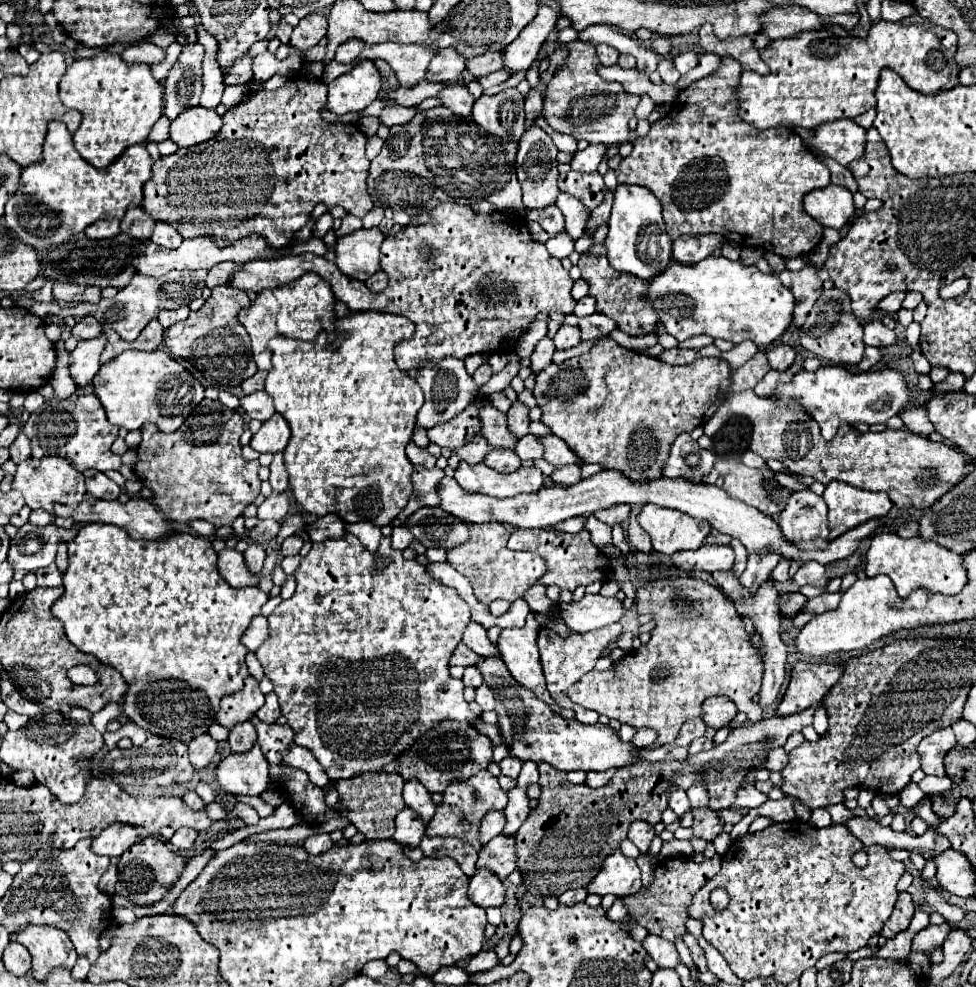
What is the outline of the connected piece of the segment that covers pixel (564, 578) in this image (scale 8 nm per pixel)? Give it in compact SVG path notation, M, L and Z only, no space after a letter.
M516 529L508 539L508 547L514 551L532 551L546 561L546 573L540 579L544 585L558 585L560 589L574 591L578 585L590 585L598 579L606 581L612 577L612 565L608 557L594 547L586 529L574 535L556 529Z

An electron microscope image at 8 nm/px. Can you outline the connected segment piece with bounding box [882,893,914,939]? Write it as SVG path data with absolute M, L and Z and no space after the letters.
M900 893L900 895L898 895L898 901L896 901L896 905L894 905L894 911L892 911L892 915L890 915L890 919L884 923L882 935L884 935L886 939L892 939L896 933L908 929L912 915L914 915L914 905L912 905L910 893Z

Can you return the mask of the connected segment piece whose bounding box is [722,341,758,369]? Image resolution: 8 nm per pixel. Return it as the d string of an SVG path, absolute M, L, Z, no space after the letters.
M744 341L744 343L734 345L730 351L722 353L722 359L726 359L732 369L738 369L738 367L740 367L742 363L746 363L752 355L756 355L756 351L758 351L758 345L754 345L752 341Z

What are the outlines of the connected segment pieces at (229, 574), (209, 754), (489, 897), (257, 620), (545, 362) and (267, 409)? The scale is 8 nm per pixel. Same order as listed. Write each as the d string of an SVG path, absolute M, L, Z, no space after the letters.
M224 549L218 553L218 569L220 575L236 589L240 587L258 587L262 573L250 573L246 569L244 555L238 553L236 549Z
M202 733L188 743L188 749L190 749L190 763L194 765L194 769L202 769L212 763L218 743L208 733Z
M476 869L476 873L470 879L468 897L472 903L488 909L488 907L500 907L504 903L506 887L504 883L490 873L490 869Z
M256 615L250 623L250 627L246 629L246 633L242 635L242 643L250 651L256 651L266 637L268 637L268 619L264 615Z
M544 337L544 339L536 345L536 349L534 349L532 357L530 357L530 369L532 369L532 375L538 375L544 367L548 367L548 365L552 363L552 355L554 355L554 351L556 351L556 347L554 347L552 339L548 339L548 337Z
M262 389L256 391L252 395L246 395L240 399L240 409L250 417L250 419L258 419L258 421L266 421L272 417L274 413L274 399L270 399L270 395Z

